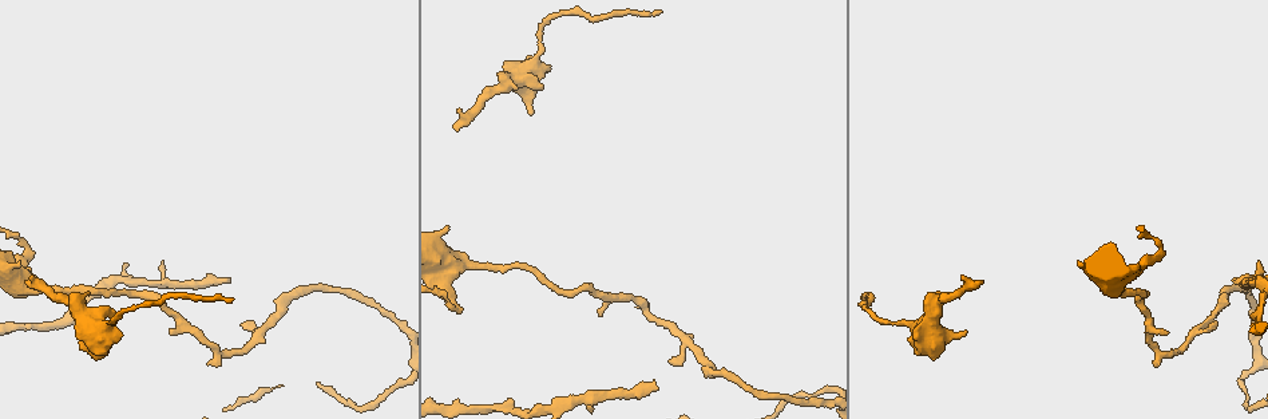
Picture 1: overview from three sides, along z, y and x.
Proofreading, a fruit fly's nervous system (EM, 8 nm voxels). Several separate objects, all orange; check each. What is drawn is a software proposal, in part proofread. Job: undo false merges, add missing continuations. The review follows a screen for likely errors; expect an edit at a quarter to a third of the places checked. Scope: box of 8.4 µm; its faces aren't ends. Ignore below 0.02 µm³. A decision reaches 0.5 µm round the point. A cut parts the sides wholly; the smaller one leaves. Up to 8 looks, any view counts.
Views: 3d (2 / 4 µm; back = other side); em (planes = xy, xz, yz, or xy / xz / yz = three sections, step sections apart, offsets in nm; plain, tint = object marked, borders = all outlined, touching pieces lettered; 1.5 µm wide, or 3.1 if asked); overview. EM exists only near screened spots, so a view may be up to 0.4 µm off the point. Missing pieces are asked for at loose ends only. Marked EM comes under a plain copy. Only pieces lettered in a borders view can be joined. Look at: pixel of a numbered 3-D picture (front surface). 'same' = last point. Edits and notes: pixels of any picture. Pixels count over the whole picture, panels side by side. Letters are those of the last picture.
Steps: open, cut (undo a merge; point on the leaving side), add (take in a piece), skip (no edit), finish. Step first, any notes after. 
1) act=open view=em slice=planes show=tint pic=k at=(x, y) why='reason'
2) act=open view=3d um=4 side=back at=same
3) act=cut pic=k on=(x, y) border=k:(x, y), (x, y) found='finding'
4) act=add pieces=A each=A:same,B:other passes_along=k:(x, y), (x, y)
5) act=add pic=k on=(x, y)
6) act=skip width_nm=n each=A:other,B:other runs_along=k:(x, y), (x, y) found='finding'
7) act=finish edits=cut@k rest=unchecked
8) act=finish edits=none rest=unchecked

act=open view=3d um=4 pic=1 at=(1218, 324) why='free end'

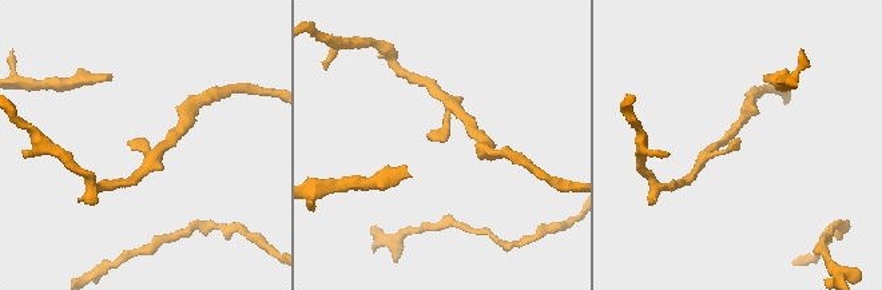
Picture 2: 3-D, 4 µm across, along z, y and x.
act=open view=em slice=planes show=borders pic=2 at=(739, 145)

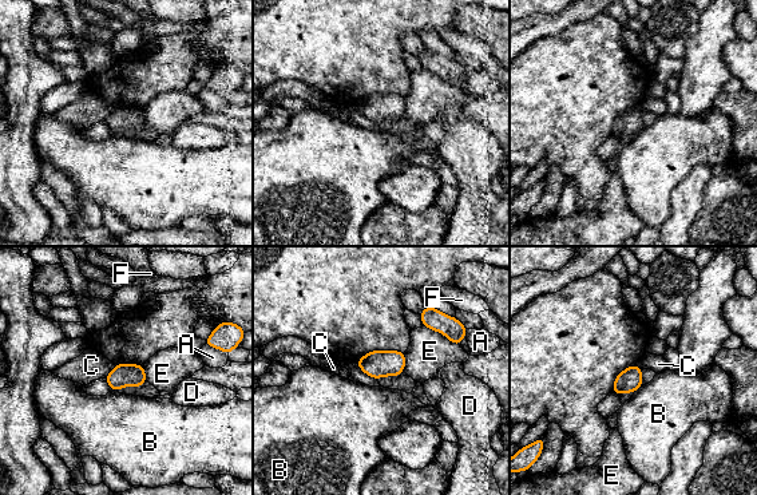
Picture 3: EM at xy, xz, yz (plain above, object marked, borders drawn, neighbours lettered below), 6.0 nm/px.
act=skip each=A:other,B:other,C:other,D:other,E:other,F:other border=3:(642, 385), (634, 392) found='none of them fits'

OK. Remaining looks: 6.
act=open view=3d um=4 pic=1 at=(486, 268) why='sudden change in width'

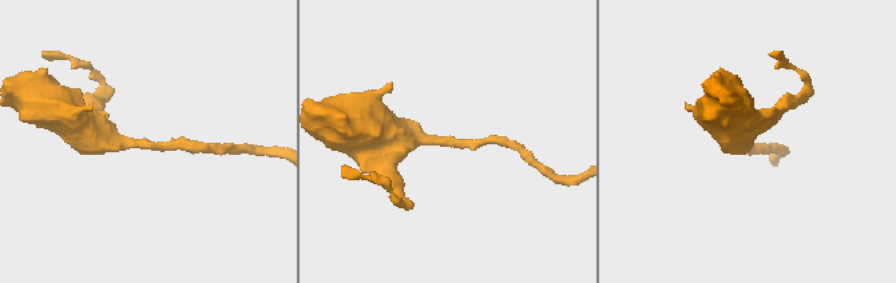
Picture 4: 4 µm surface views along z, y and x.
act=open view=em slice=yz step=8 show=tint pic=4 at=(149, 147) why='now the EM'

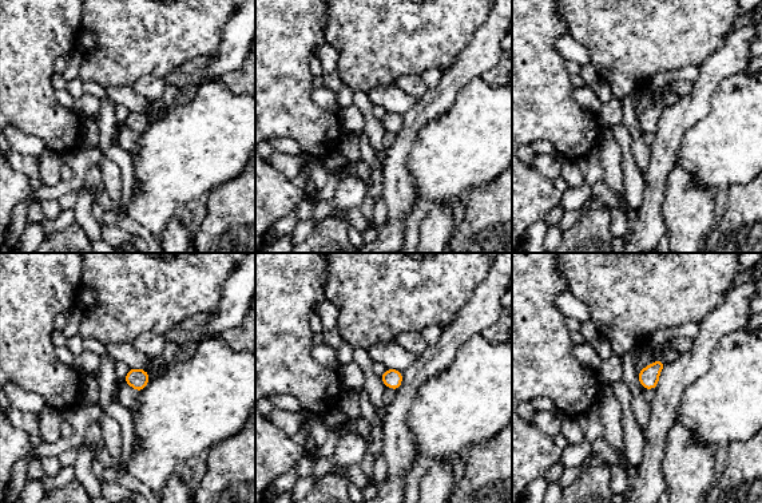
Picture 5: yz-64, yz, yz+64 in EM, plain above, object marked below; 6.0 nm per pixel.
act=open view=em slice=yz step=8 show=borders at=same why='what lies round it'

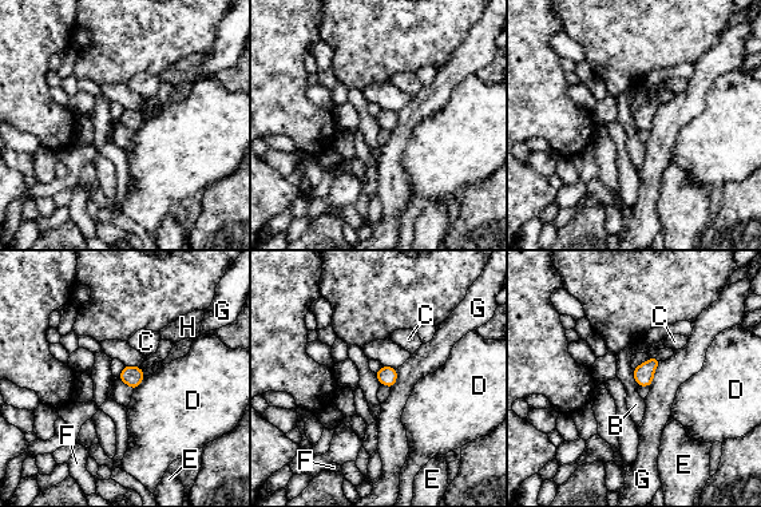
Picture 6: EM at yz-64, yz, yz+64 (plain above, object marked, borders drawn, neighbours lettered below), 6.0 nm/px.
act=skip longest_contact=G:170nm each=B:other,C:other,D:other,E:other,F:other,G:other,H:other border=6:(145, 376), (134, 389) found='one neuron here'

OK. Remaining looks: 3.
act=open view=3d um=4 pic=1 at=(978, 281)

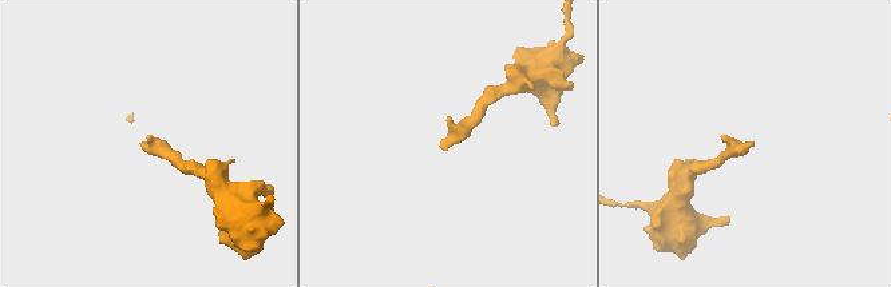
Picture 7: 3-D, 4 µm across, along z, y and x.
act=open view=em slice=xy step=8 show=borders pic=7 at=(748, 145) why='shape alone is not enough'

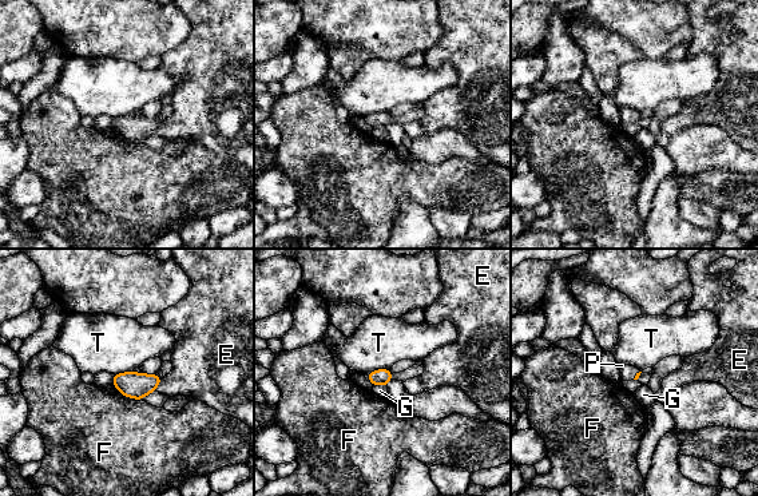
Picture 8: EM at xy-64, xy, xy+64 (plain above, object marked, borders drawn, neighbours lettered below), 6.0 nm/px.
act=open view=em slice=planes show=borders at=same why='another direction'

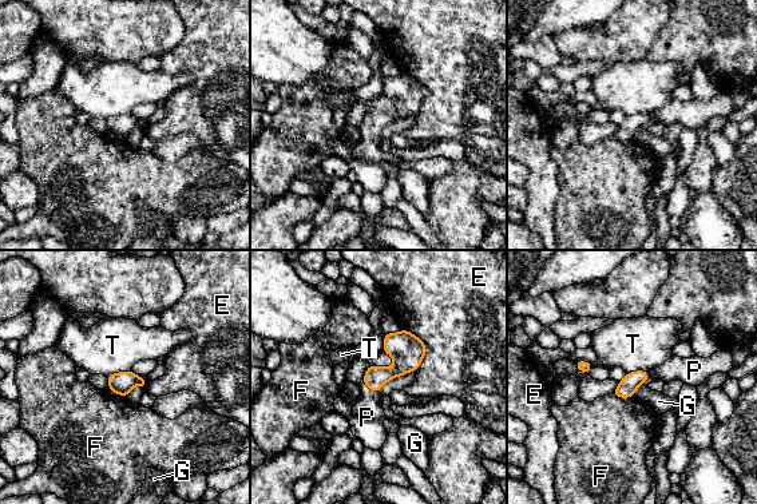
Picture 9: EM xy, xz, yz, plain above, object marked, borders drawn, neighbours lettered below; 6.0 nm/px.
act=add pieces=P each=E:other,F:other,G:other,P:same,T:other passes_along=9:(375, 377), (371, 389), (367, 417) found='the neuron continues'

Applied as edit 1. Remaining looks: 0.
act=finish edits=add@9 rest=unchecked

